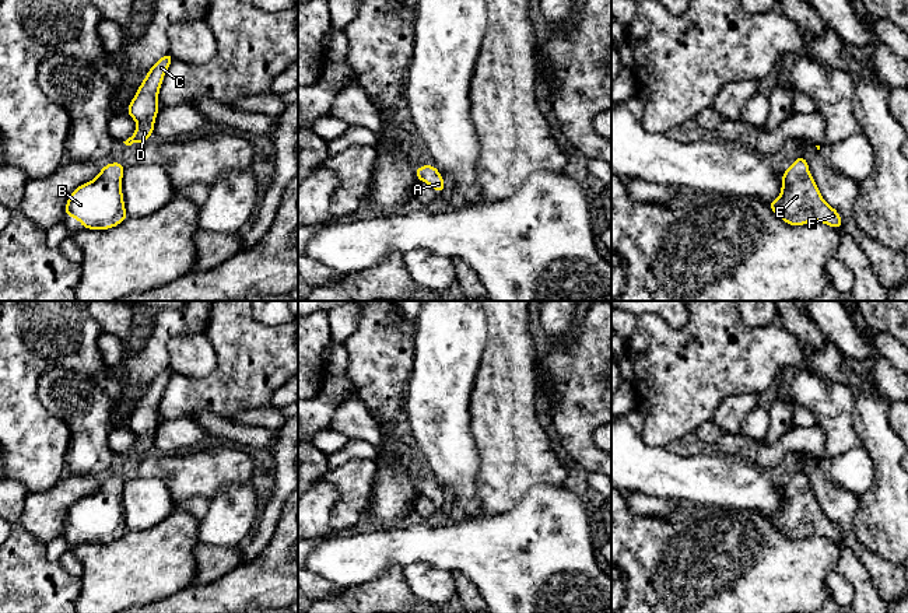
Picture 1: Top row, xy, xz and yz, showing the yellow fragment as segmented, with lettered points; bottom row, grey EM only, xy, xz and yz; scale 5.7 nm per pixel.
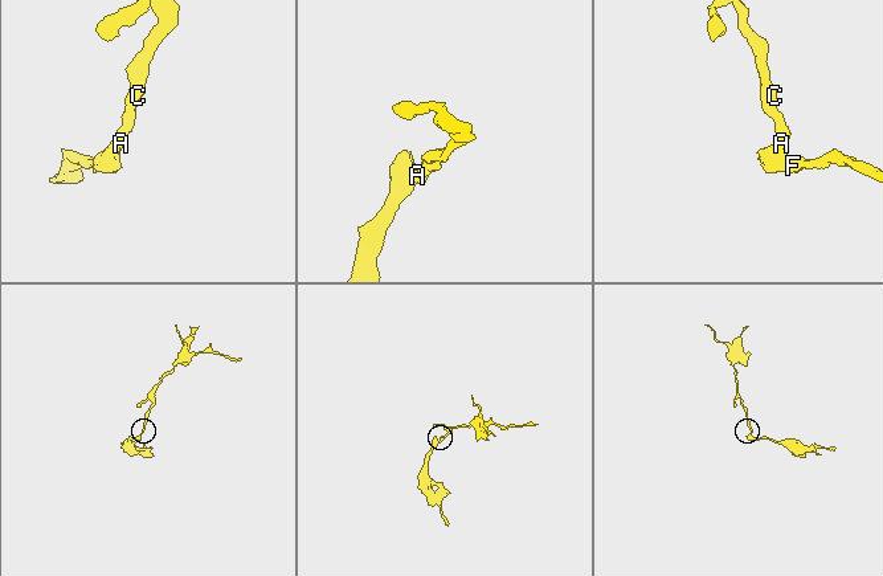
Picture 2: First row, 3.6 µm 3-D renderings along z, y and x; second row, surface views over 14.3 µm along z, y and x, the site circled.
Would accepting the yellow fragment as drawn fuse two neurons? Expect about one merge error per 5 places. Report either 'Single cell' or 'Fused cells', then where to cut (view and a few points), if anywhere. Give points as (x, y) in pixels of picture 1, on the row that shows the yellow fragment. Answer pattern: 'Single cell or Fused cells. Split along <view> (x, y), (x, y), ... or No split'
Single cell. No split

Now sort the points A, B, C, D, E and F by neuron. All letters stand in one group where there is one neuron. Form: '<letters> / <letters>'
A B C D E F

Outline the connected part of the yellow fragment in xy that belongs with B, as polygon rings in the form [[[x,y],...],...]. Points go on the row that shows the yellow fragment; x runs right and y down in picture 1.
[[[111,162],[90,182],[80,185],[67,199],[64,217],[74,217],[85,230],[111,230],[129,216],[125,209],[123,162]]]

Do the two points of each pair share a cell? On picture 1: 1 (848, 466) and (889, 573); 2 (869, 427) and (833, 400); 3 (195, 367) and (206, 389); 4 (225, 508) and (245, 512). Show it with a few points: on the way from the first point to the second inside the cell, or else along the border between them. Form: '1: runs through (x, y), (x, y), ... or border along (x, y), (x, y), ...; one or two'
1: border along (830, 479), (858, 497); two
2: border along (848, 386), (854, 392), (854, 431), (861, 444); two
3: border along (216, 350), (216, 367), (207, 375), (174, 374); two
4: runs through (230, 510), (241, 512); one

